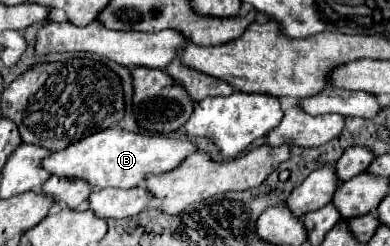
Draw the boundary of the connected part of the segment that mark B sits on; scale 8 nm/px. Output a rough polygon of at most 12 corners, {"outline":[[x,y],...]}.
{"outline":[[122,128],[52,152],[42,168],[94,190],[134,188],[196,146]]}

